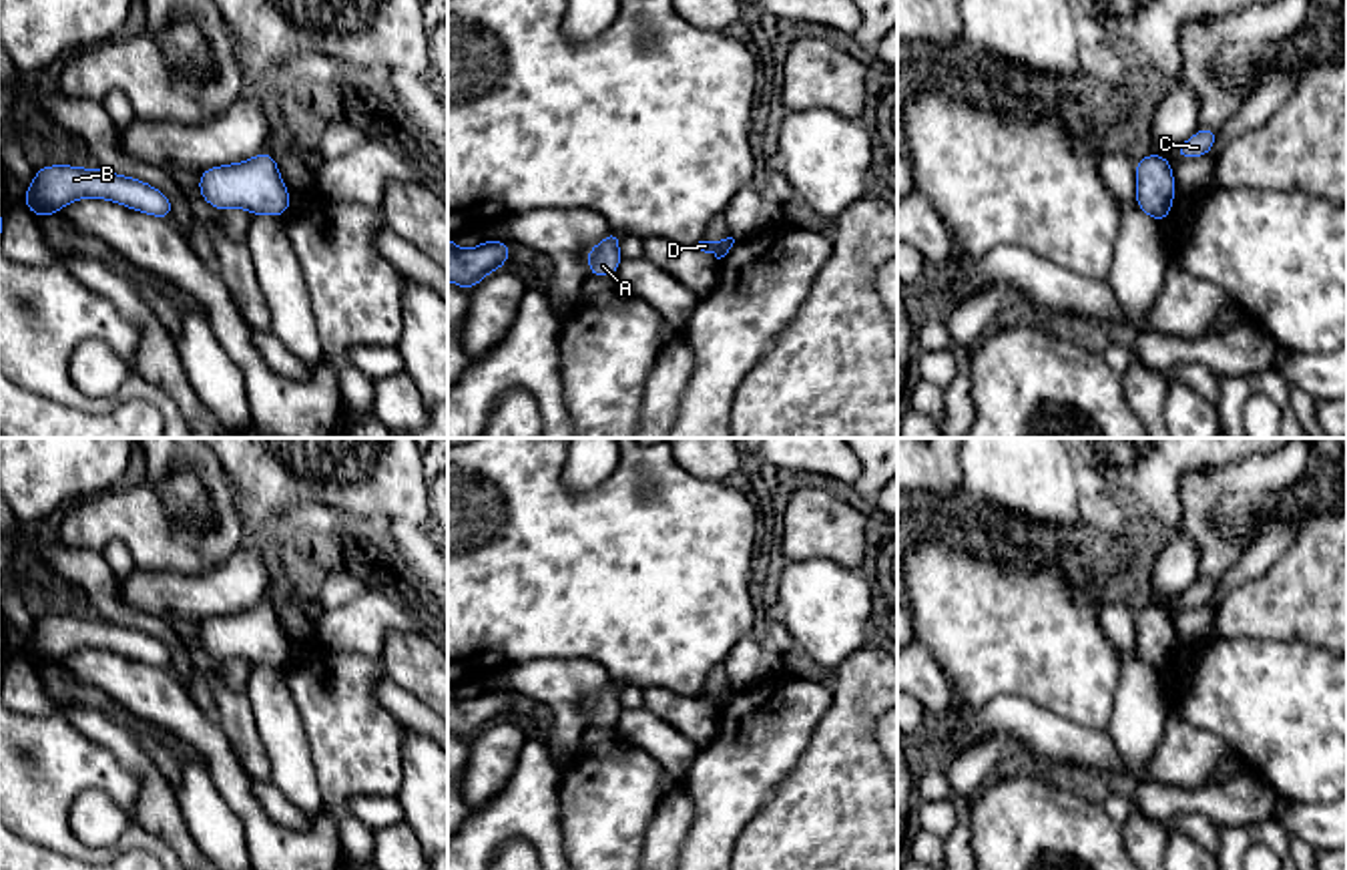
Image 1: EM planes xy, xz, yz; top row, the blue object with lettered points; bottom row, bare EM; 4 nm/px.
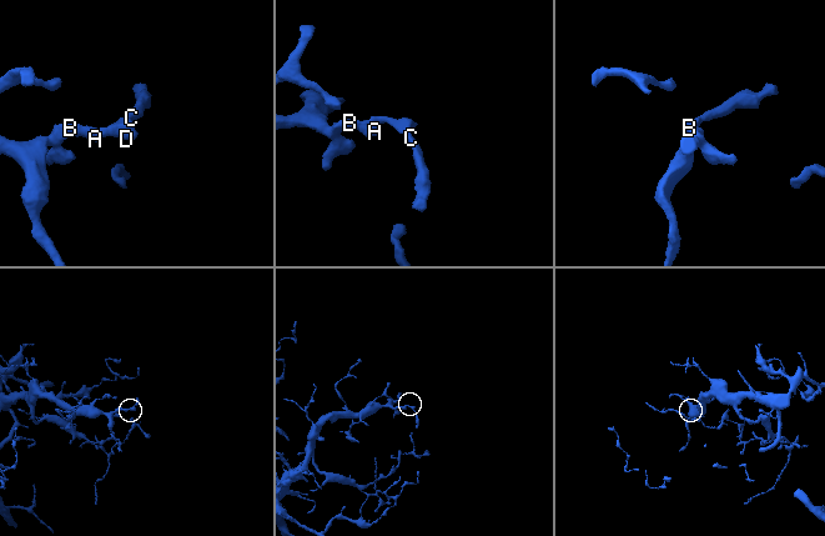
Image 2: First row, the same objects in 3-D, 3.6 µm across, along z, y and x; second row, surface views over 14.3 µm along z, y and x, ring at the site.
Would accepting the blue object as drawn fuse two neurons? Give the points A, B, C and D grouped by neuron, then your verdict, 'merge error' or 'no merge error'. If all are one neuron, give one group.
groups A B C D; no merge error

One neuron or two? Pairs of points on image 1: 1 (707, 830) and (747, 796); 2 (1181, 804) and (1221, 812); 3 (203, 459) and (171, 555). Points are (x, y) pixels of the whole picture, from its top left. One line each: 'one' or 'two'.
1: one
2: one
3: one

